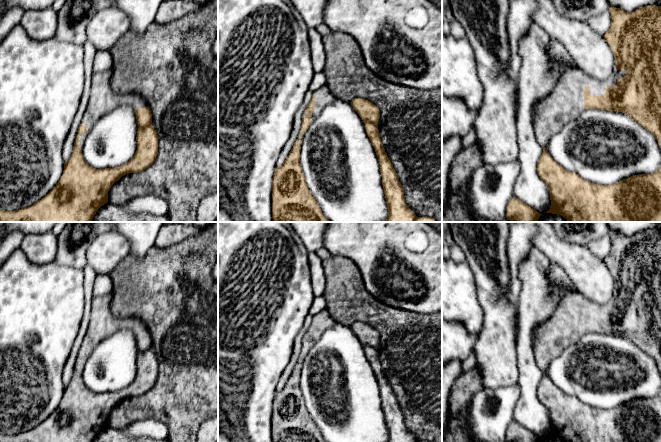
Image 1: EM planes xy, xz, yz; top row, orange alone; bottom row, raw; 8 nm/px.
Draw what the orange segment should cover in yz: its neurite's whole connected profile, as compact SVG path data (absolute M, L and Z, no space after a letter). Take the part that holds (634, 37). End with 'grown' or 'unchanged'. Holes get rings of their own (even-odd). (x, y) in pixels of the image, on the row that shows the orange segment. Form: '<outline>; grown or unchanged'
M648 5L633 12L610 7L611 27L603 35L614 54L614 70L606 80L598 80L580 68L572 68L545 96L533 103L533 129L542 148L562 127L576 119L586 109L601 109L622 112L651 132L661 149L661 6Z; grown

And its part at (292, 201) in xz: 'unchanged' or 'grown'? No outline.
grown

